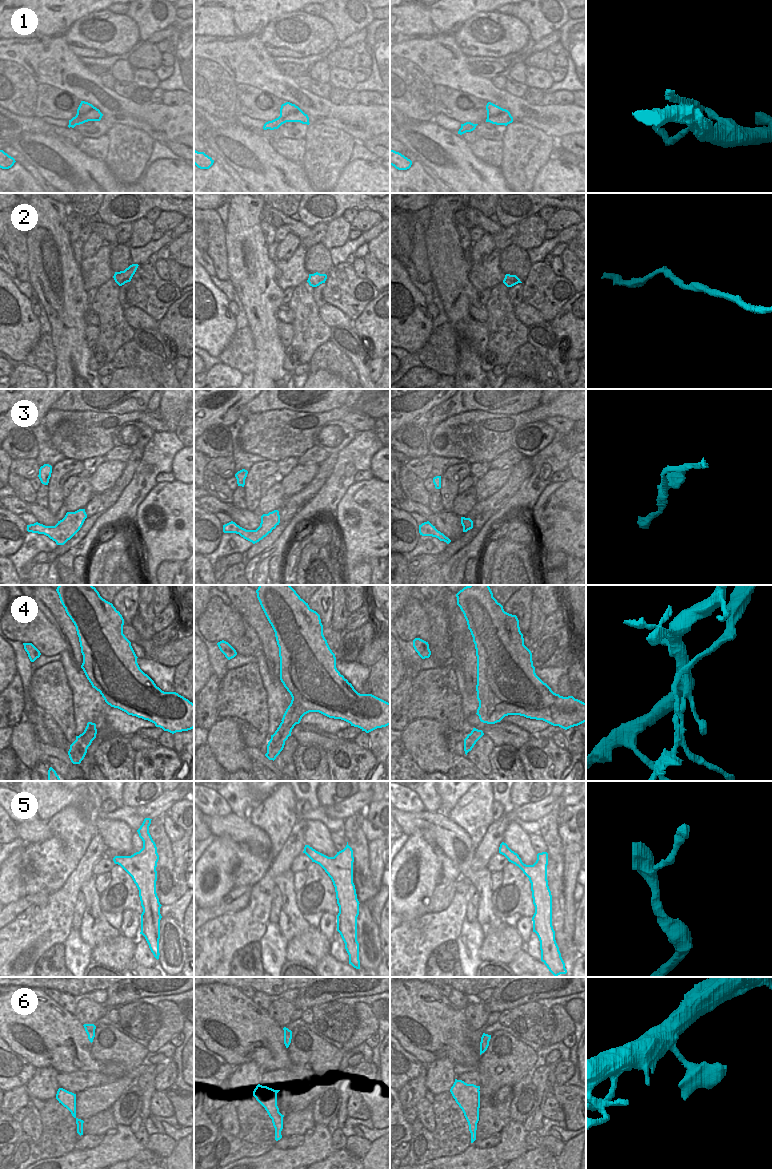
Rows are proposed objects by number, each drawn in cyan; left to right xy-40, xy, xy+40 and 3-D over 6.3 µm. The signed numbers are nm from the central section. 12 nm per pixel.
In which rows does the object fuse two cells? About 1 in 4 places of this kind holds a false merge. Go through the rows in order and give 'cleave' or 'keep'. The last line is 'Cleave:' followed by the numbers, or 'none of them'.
1: cleave
2: keep
3: keep
4: cleave
5: keep
6: keep
Cleave: 1, 4

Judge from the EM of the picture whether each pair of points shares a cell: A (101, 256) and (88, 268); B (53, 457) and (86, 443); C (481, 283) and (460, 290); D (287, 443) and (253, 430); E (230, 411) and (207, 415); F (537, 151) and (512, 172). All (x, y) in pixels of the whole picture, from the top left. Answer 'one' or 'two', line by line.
A: one
B: two
C: two
D: one
E: one
F: one

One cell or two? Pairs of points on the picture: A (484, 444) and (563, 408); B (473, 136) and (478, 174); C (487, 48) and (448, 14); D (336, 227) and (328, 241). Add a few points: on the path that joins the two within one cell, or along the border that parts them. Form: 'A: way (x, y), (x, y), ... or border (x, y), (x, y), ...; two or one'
A: way (504, 426), (543, 411); one
B: border (460, 135), (469, 145); two
C: border (480, 12), (468, 18), (453, 35); two
D: way (336, 230), (336, 233), (331, 238); one

